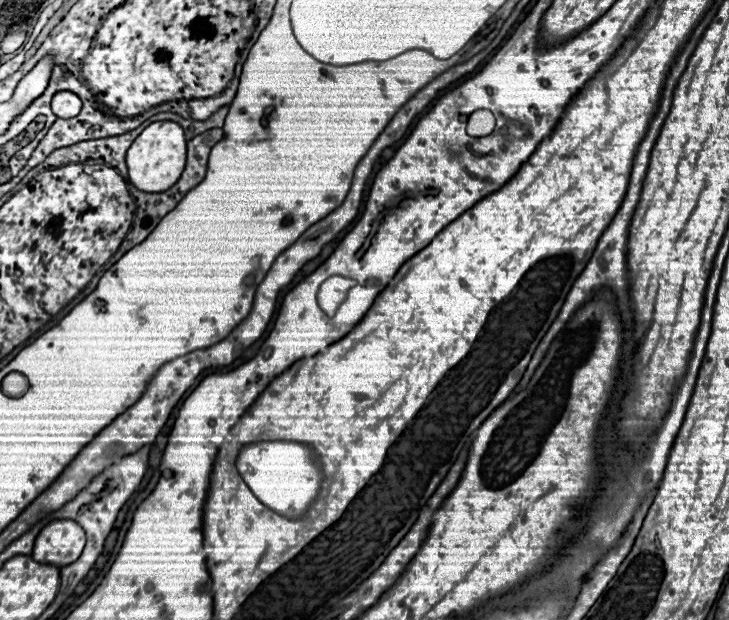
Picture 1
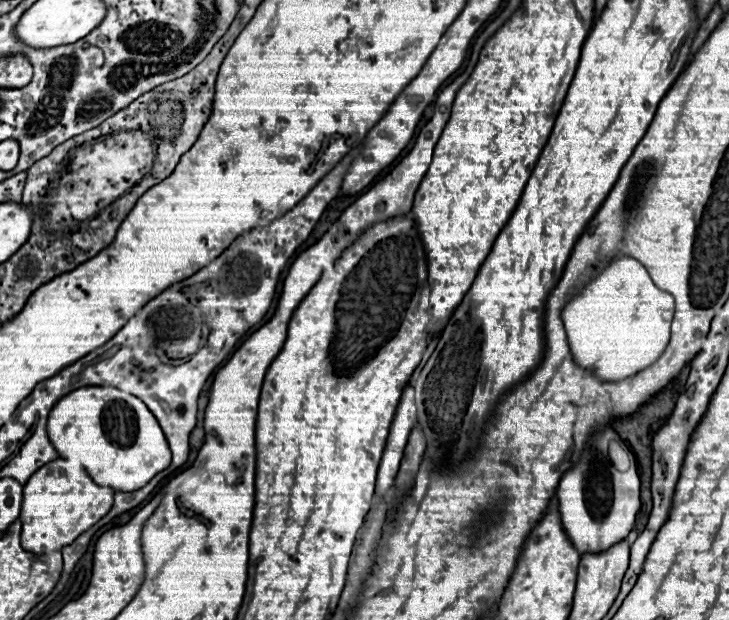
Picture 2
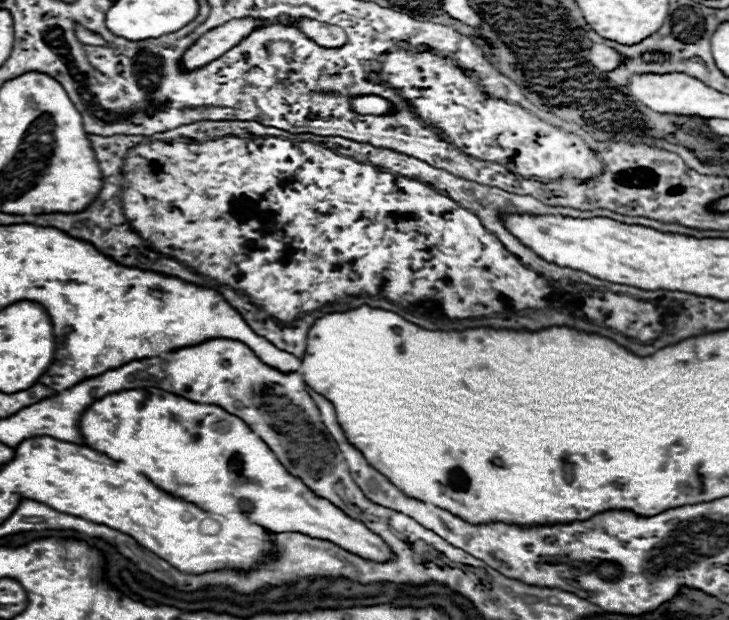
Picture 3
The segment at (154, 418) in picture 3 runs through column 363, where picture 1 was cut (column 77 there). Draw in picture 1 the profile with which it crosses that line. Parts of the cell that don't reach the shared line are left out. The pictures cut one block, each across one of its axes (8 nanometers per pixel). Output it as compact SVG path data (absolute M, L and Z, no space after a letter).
M52 520L36 536L32 558L46 564L64 566L80 556L86 534L74 520Z

